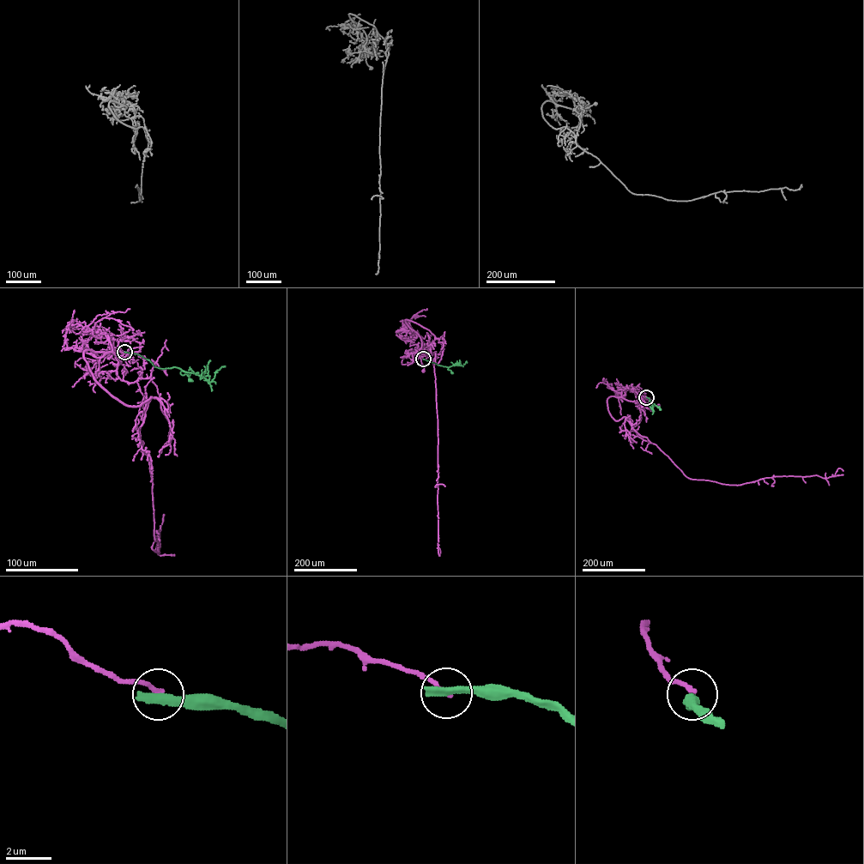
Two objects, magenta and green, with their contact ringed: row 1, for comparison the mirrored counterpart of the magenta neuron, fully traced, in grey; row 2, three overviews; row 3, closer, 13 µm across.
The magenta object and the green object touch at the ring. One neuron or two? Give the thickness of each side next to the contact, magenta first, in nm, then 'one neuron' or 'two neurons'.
calibres 200 and 420 nm; two neurons

